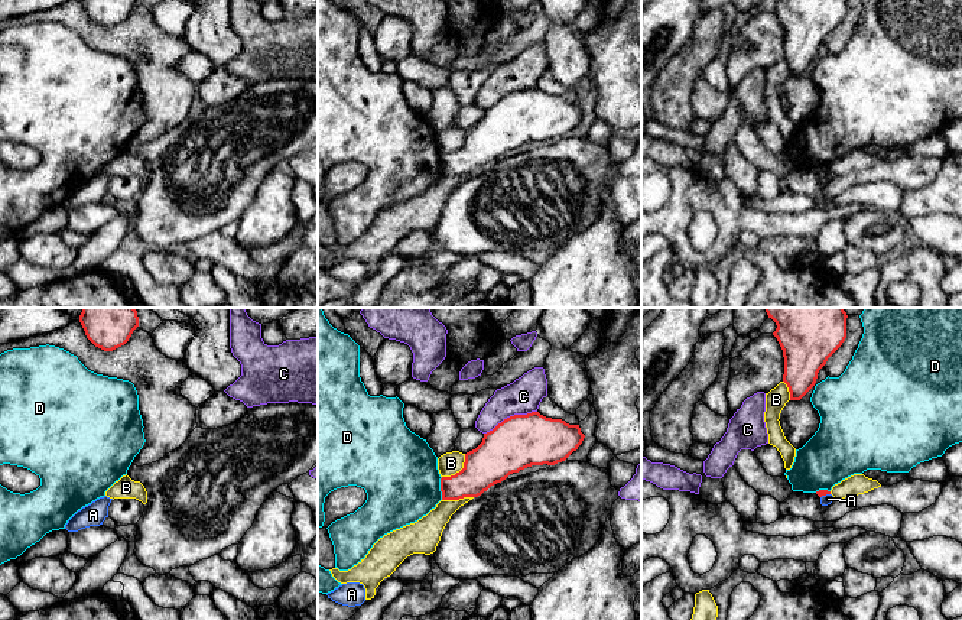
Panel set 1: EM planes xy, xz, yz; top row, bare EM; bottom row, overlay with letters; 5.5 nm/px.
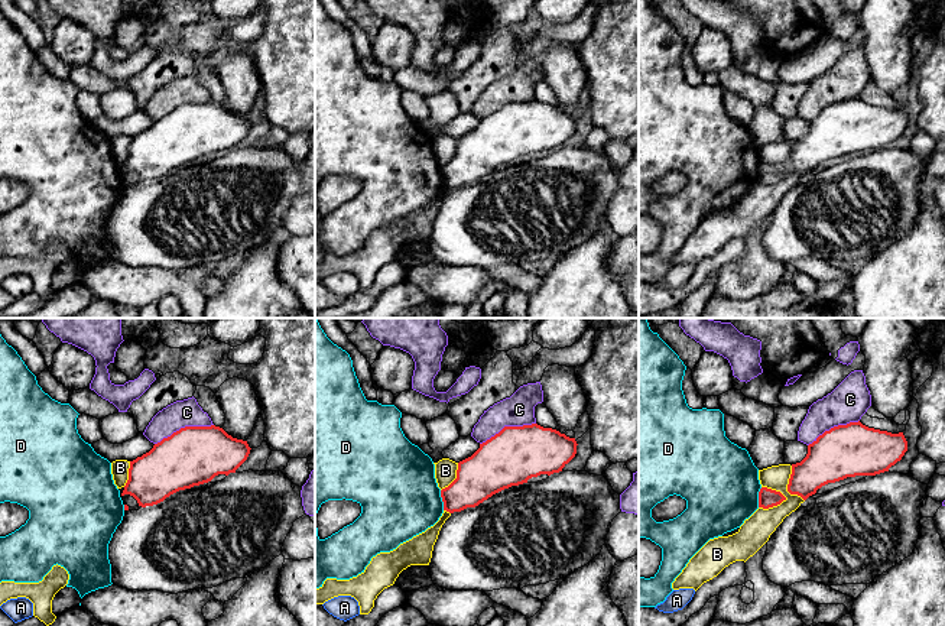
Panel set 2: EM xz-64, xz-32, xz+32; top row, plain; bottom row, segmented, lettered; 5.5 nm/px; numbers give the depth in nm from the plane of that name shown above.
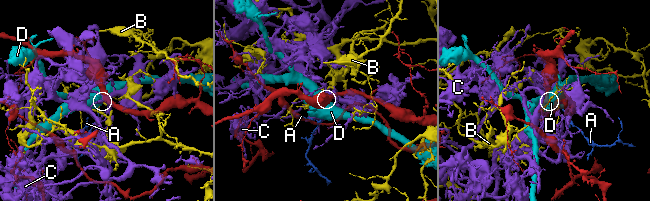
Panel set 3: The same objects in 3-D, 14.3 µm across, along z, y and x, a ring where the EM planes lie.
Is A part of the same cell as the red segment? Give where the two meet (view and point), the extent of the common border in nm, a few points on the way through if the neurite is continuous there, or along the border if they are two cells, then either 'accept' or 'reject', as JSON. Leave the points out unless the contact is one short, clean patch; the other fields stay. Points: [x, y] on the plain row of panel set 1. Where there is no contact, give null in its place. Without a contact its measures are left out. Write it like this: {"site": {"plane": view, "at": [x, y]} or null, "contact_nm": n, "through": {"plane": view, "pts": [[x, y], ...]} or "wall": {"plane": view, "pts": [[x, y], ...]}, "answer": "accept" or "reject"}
{"site": {"plane": "yz", "at": [825, 171]}, "contact_nm": 60, "wall": {"plane": "yz", "pts": [[829, 169], [821, 174]]}, "answer": "reject"}

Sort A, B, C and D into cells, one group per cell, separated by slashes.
A / B / C / D

